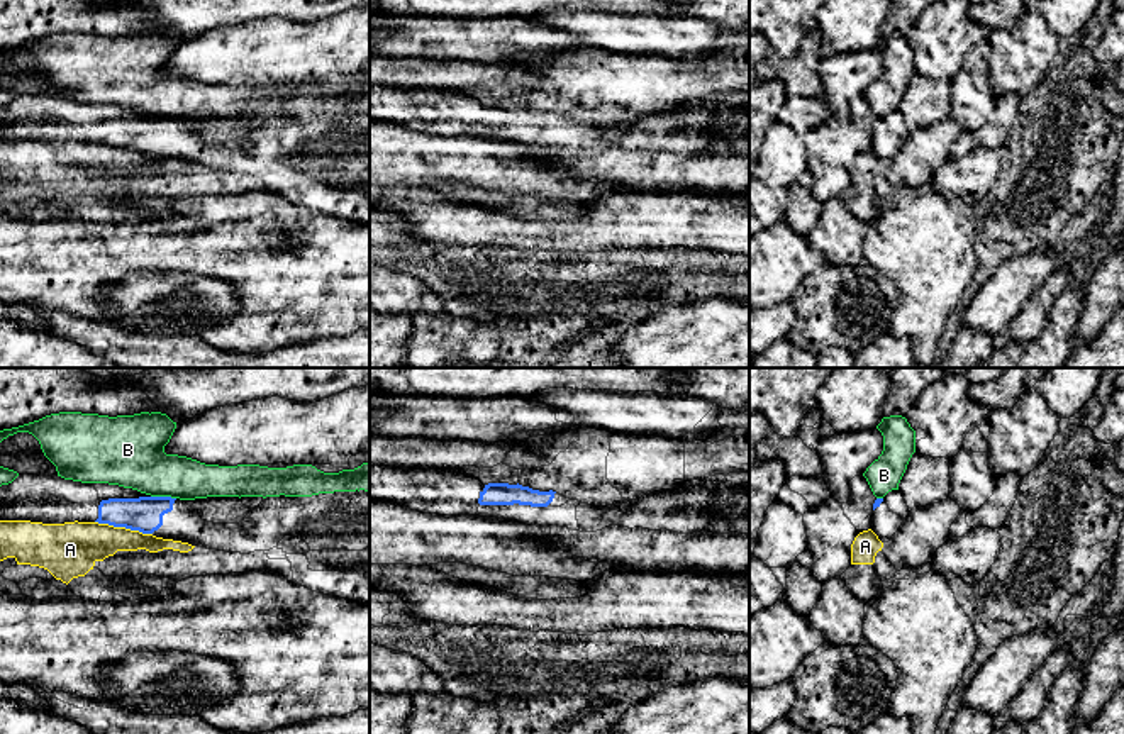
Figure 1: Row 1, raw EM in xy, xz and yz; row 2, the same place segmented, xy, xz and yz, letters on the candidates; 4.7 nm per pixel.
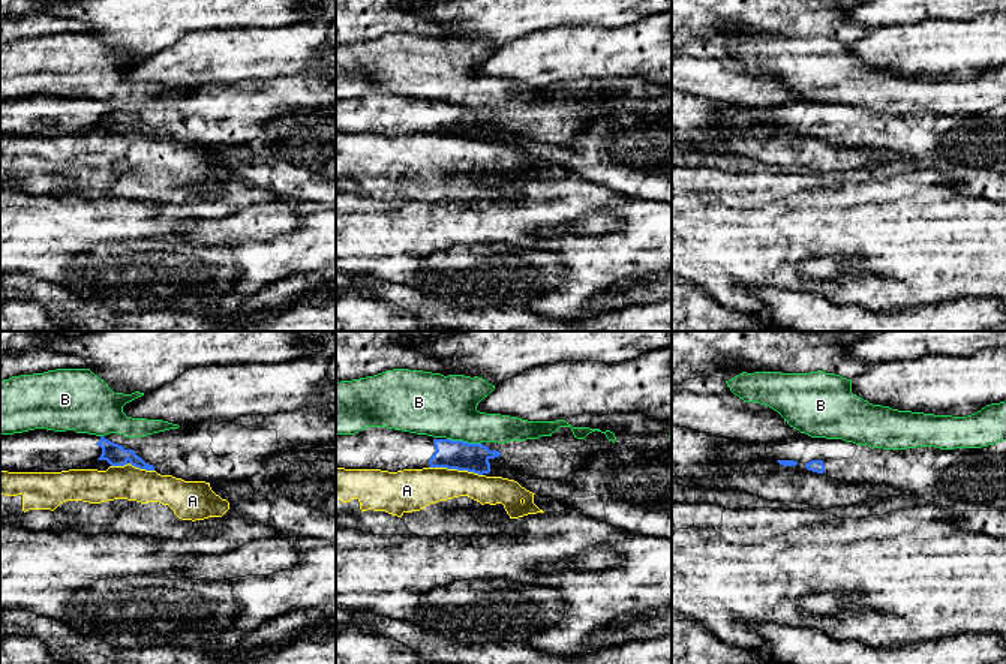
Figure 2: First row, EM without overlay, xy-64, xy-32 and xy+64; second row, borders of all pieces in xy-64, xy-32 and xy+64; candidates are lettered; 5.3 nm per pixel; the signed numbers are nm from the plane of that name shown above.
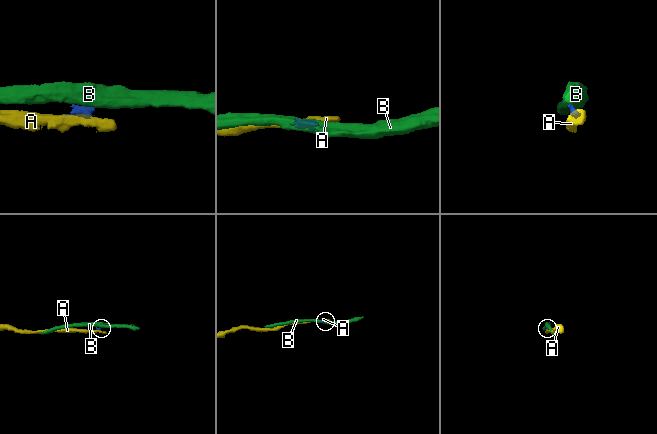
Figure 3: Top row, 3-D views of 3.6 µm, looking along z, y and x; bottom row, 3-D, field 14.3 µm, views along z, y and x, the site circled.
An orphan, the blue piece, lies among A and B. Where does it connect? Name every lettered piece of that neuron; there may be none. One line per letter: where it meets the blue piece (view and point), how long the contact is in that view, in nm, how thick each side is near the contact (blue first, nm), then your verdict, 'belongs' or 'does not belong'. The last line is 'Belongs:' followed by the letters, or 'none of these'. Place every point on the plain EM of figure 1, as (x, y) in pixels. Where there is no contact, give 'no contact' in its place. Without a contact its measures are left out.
A: contact xy (124, 146); length 280 nm; calibres 170 and 220 nm; does not belong
B: contact xy (163, 117); length 120 nm; calibres 170 and 300 nm; does not belong
Belongs: none of these

